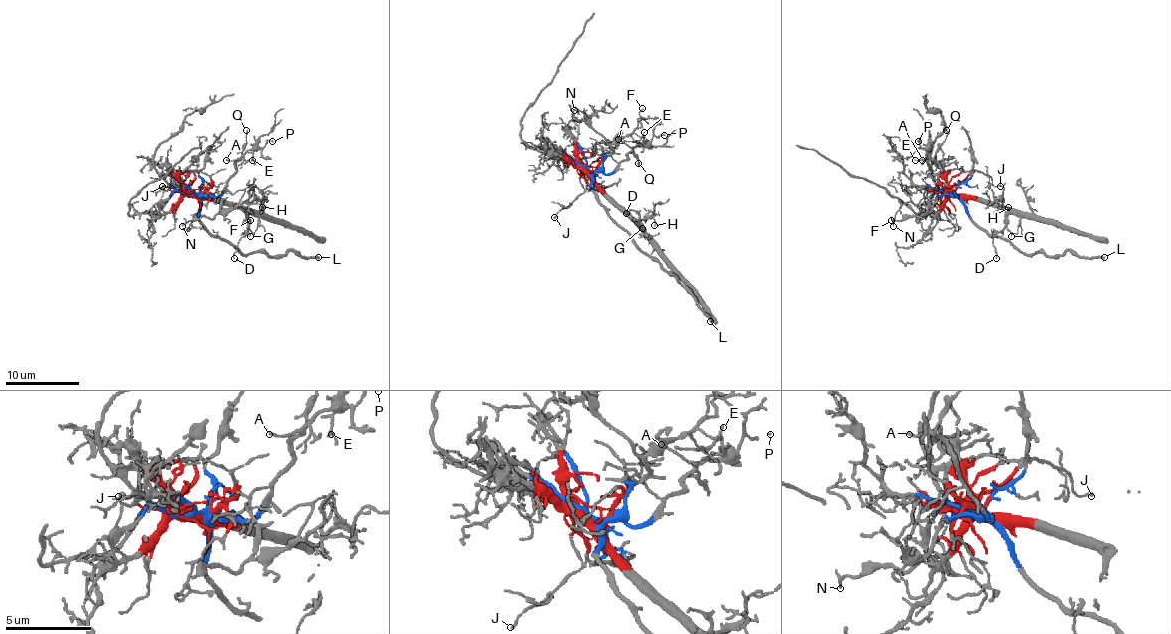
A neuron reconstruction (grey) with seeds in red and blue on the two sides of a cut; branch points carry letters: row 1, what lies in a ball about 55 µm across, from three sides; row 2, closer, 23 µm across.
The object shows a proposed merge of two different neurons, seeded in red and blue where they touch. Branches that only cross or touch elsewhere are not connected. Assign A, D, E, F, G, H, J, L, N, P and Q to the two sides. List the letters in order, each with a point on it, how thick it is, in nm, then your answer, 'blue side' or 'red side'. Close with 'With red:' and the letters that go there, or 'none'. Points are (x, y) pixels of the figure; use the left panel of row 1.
A: at (226, 160); 120 nm thick; blue side
D: at (234, 258); 120 nm thick; red side
E: at (252, 160); 100 nm thick; blue side
F: at (250, 220); 110 nm thick; blue side
G: at (250, 236); 150 nm thick; red side
H: at (262, 207); 120 nm thick; red side
J: at (162, 186); 120 nm thick; red side
L: at (318, 257); 240 nm thick; blue side
N: at (182, 226); 130 nm thick; blue side
P: at (272, 141); 120 nm thick; blue side
Q: at (246, 130); 140 nm thick; blue side
With red: D, G, H, J

